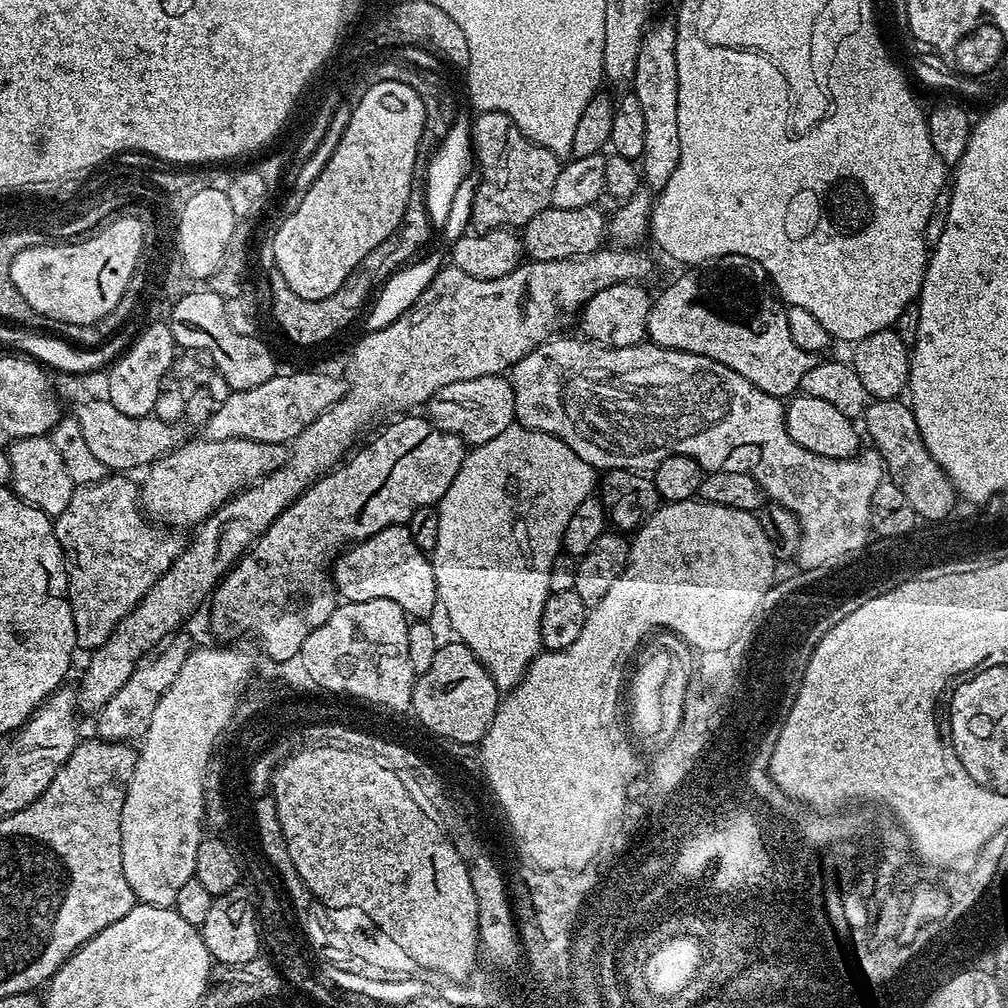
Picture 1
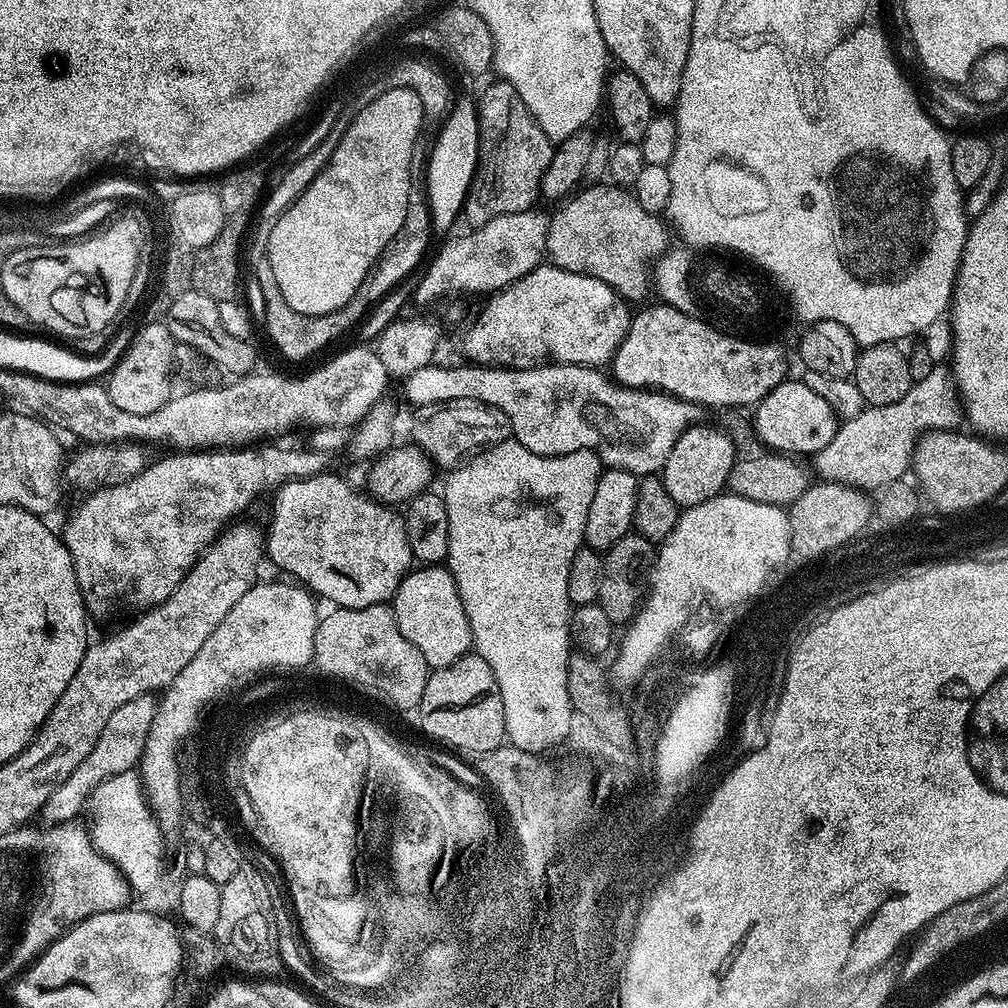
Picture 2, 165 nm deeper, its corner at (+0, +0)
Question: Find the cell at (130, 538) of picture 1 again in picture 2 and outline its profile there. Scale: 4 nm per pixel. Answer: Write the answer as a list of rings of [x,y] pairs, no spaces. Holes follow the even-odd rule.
[[[264,442],[259,446],[237,446],[234,448],[225,448],[223,450],[180,450],[176,456],[164,456],[161,460],[149,463],[140,469],[133,476],[121,478],[115,482],[105,483],[100,486],[97,492],[92,492],[76,509],[72,512],[72,517],[64,524],[62,539],[66,550],[72,559],[76,581],[80,587],[80,593],[84,599],[85,609],[92,612],[100,620],[108,620],[111,616],[124,616],[127,612],[131,614],[143,614],[150,608],[157,608],[182,582],[191,568],[196,565],[196,561],[203,556],[204,551],[208,549],[209,544],[216,539],[226,528],[229,522],[235,521],[243,508],[248,508],[263,492],[279,489],[281,484],[287,484],[289,480],[305,480],[307,476],[316,476],[325,471],[326,456],[322,452],[303,452],[300,448],[279,448],[279,443]]]

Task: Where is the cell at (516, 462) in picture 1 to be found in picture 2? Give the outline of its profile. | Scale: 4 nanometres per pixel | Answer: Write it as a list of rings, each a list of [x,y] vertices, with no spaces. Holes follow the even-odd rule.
[[[509,438],[501,442],[501,444],[493,444],[491,448],[477,451],[475,455],[459,465],[451,473],[452,476],[448,480],[448,485],[442,488],[442,495],[446,502],[446,514],[450,518],[450,544],[448,546],[448,558],[446,567],[452,573],[452,578],[458,590],[460,591],[460,601],[464,607],[464,613],[468,619],[468,628],[472,631],[472,648],[475,655],[481,656],[486,662],[486,666],[496,668],[496,676],[500,676],[500,688],[504,688],[504,708],[508,708],[508,733],[506,740],[509,745],[520,744],[518,750],[523,748],[544,748],[544,744],[552,744],[552,740],[560,740],[560,736],[564,736],[564,728],[568,728],[568,724],[564,724],[564,720],[568,720],[568,704],[564,704],[564,700],[568,700],[568,696],[564,696],[564,682],[568,679],[568,658],[570,655],[570,601],[568,591],[566,590],[566,578],[570,574],[570,562],[574,562],[574,554],[584,544],[584,531],[586,530],[586,514],[590,514],[590,501],[594,498],[594,490],[598,487],[598,478],[602,471],[602,465],[595,452],[591,452],[588,448],[583,448],[577,452],[570,454],[562,454],[561,456],[539,456],[530,450],[526,450],[526,446],[522,446],[515,438]]]

